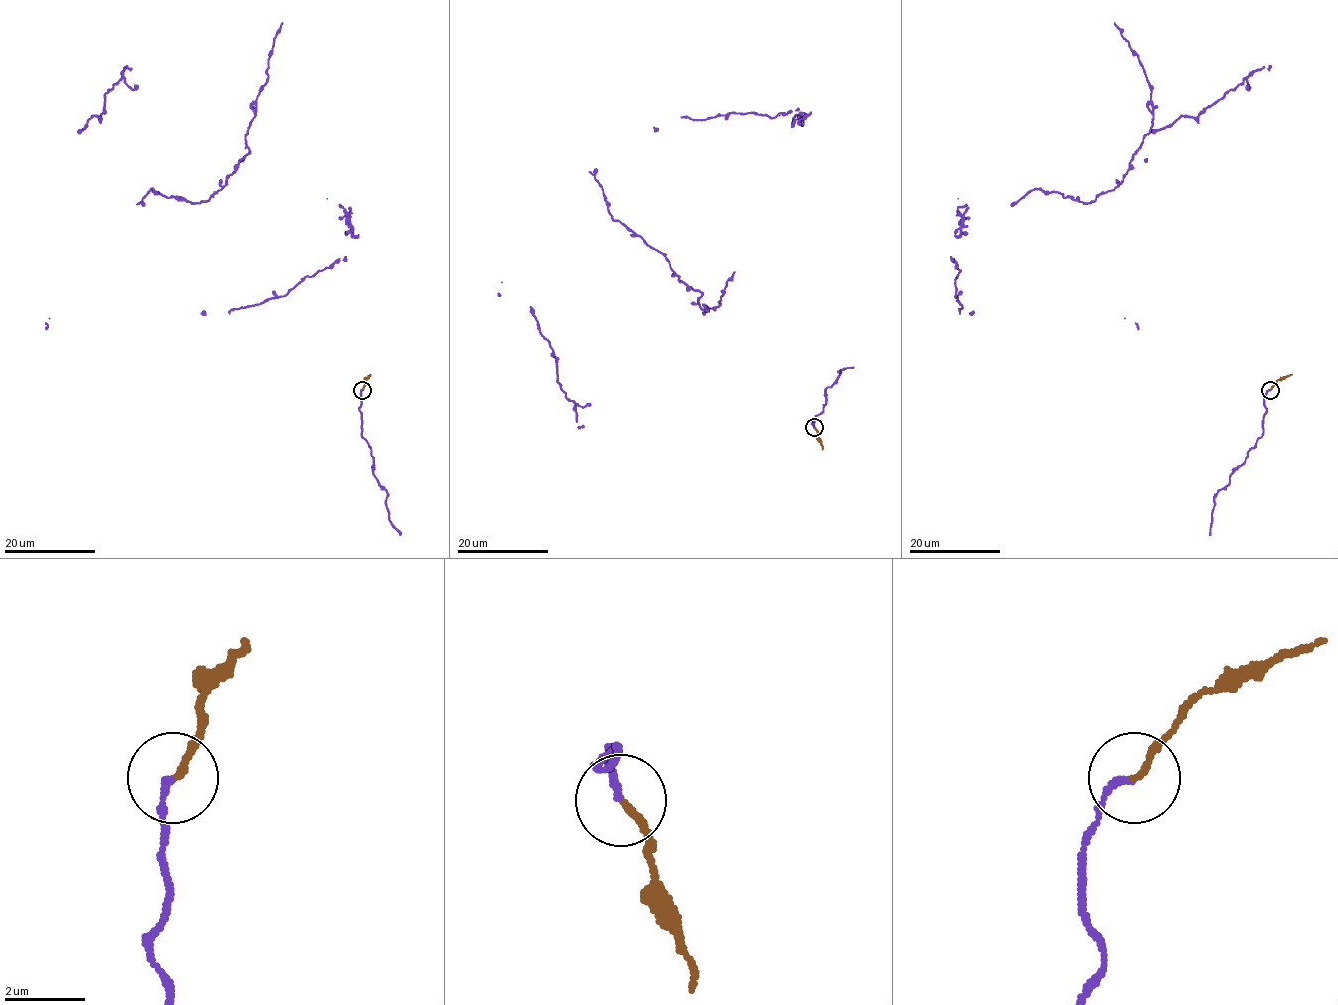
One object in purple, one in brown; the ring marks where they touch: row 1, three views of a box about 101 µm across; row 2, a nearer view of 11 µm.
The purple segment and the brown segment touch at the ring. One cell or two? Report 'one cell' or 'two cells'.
one cell

